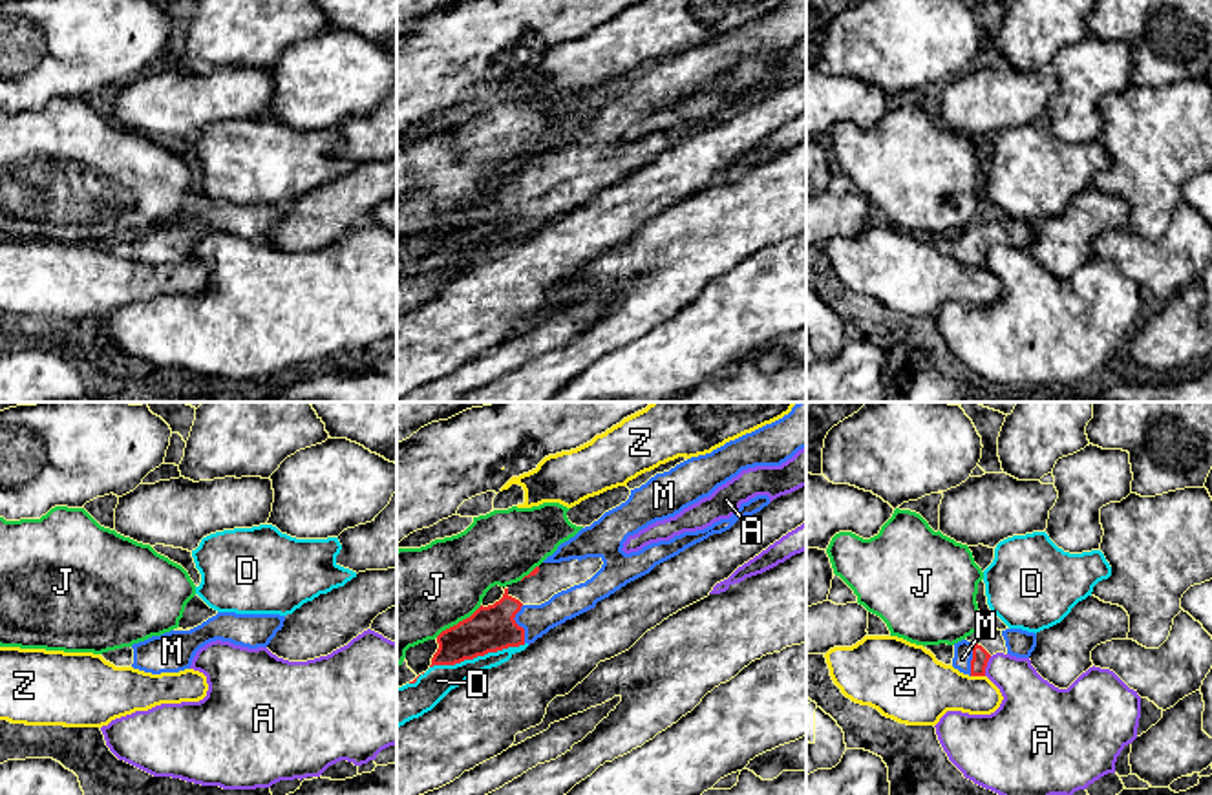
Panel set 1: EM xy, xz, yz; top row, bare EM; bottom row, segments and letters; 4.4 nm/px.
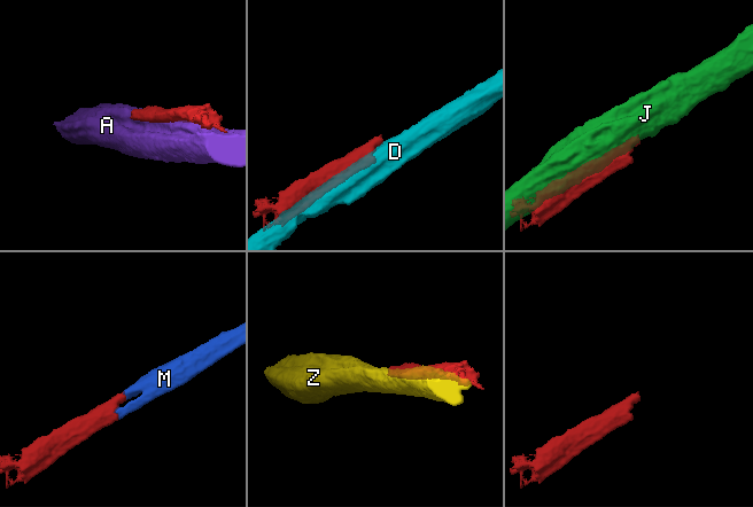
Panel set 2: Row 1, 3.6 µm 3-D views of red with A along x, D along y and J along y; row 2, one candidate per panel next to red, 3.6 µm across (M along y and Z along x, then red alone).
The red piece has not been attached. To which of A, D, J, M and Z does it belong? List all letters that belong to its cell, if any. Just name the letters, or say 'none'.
M

